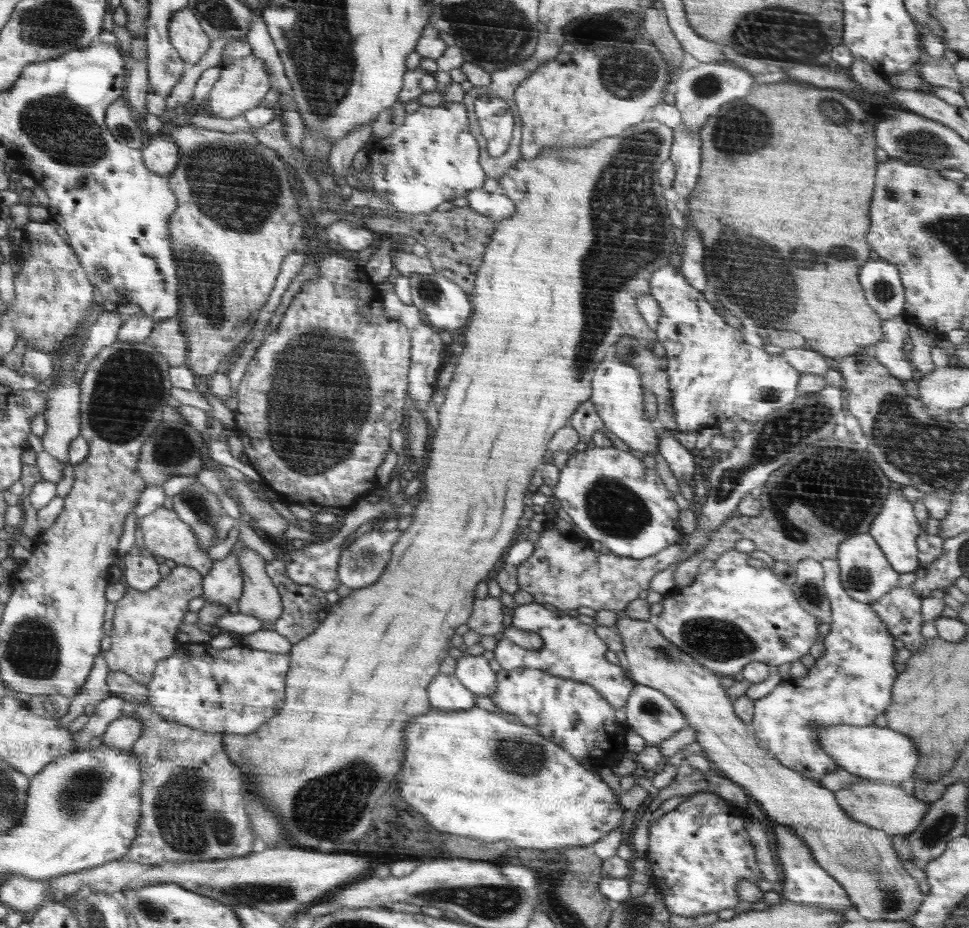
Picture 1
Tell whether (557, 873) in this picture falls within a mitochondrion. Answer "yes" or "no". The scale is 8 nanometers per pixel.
yes

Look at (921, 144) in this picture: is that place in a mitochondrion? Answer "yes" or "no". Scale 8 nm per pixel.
yes

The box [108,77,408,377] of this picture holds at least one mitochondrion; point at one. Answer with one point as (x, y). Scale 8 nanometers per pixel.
(237, 187)

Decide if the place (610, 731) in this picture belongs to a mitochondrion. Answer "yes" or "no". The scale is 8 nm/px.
no

